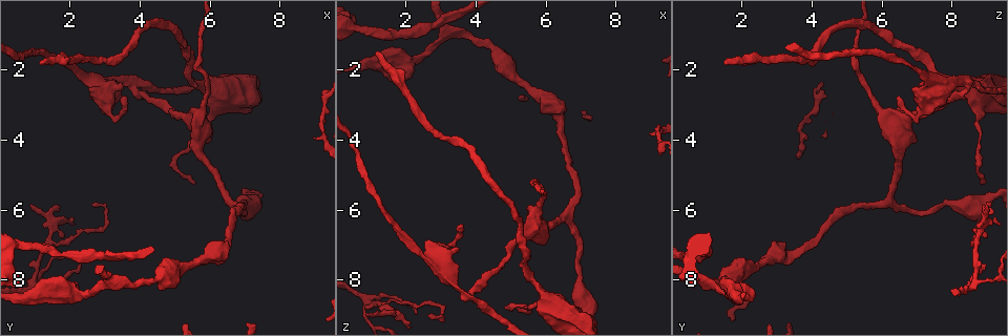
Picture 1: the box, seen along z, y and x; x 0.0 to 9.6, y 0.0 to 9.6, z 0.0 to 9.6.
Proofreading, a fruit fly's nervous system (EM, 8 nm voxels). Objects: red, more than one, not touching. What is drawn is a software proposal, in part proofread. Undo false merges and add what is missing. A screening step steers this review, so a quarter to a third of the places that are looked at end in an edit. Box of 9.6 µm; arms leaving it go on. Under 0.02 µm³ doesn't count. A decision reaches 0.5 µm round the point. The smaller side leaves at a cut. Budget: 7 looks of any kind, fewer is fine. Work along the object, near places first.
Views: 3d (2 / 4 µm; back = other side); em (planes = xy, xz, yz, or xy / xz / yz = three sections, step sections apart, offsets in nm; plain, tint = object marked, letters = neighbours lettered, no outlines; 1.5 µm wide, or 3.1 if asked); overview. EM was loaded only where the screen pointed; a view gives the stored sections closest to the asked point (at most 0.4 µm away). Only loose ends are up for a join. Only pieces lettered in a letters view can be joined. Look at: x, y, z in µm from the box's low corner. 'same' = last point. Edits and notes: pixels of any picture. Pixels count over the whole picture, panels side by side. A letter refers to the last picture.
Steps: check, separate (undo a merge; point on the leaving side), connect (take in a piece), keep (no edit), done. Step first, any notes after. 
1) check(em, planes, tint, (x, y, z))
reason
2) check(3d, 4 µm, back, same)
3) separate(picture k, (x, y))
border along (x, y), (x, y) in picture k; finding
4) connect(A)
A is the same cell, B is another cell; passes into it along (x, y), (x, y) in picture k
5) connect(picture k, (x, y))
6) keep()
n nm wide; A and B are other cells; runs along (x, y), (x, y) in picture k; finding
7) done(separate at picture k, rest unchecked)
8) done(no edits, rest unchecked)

check(3d, 4 µm, (3.85, 2.40, 8.45))
side arm on a straight run

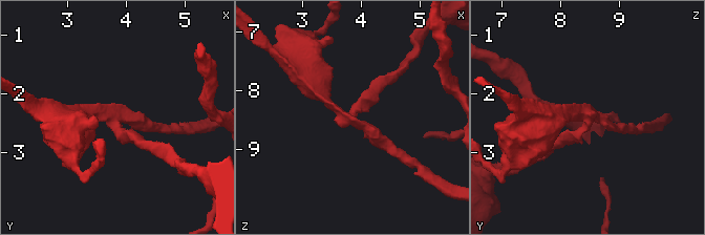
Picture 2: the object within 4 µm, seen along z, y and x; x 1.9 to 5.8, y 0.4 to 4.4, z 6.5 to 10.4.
check(em, planes, letters, (3.75, 2.40, 8.45))
3 arms; arms of 170, 200, 340 nm; need the tissue

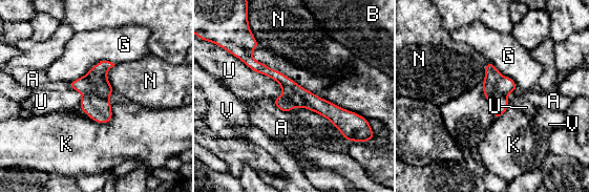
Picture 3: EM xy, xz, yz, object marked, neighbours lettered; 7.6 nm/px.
separate(picture 3, (316, 104))
U touches over 500 nm; A, B, G, K, N, U and V are other cells; border along (281, 85), (295, 91), (306, 107) in picture 3; a second neuron is stuck on

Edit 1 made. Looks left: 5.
check(overview)
see it whole again

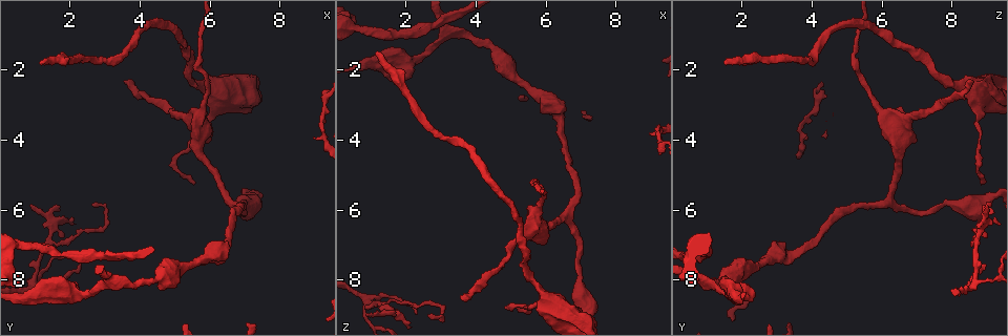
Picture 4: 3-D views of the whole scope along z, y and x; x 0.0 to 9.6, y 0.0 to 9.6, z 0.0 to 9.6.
check(em, xy, step 8, tint, (1.20, 1.80, 1.50))
end of a long branch

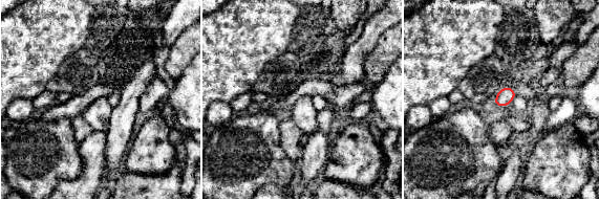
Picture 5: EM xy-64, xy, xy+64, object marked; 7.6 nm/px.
check(em, planes, letters, same)
cut it another way

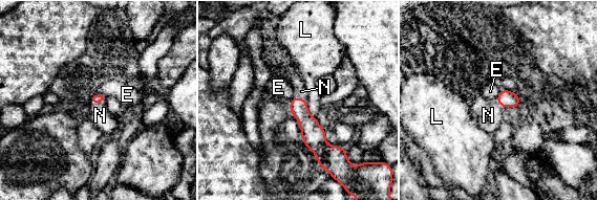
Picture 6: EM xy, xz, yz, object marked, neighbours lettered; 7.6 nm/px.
connect(picture 6, (100, 115))
N is the same cell, E and L are other cells; it goes on there

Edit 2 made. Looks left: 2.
done(separate at picture 3, connect at picture 6, rest unchecked)

